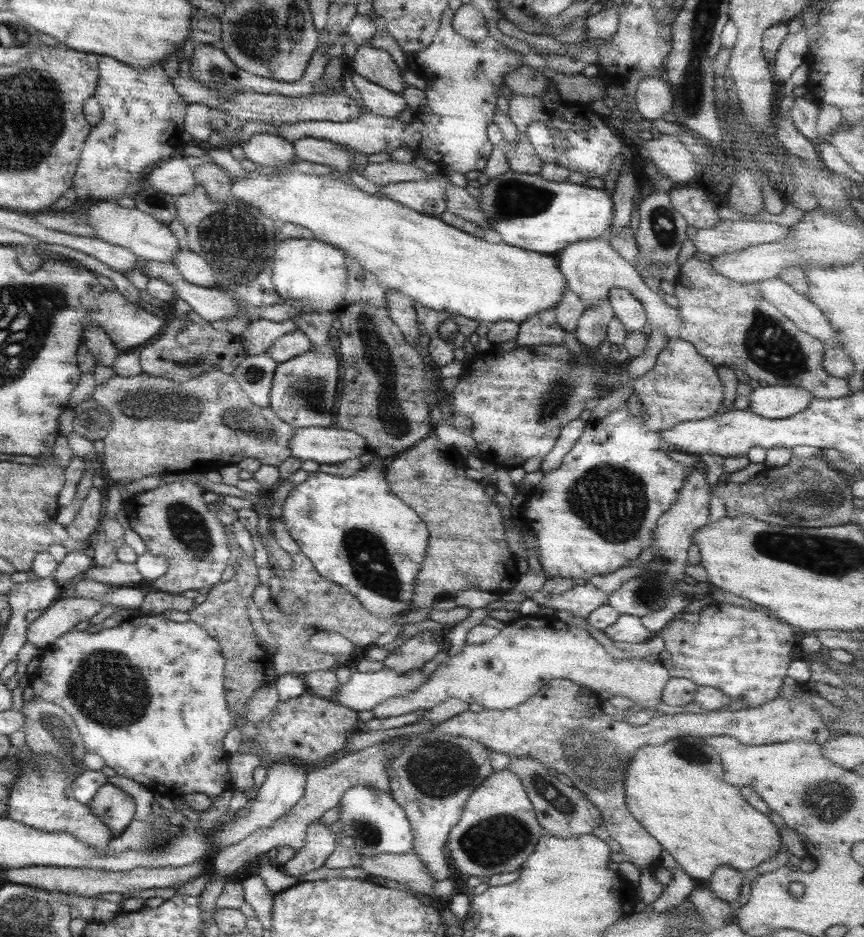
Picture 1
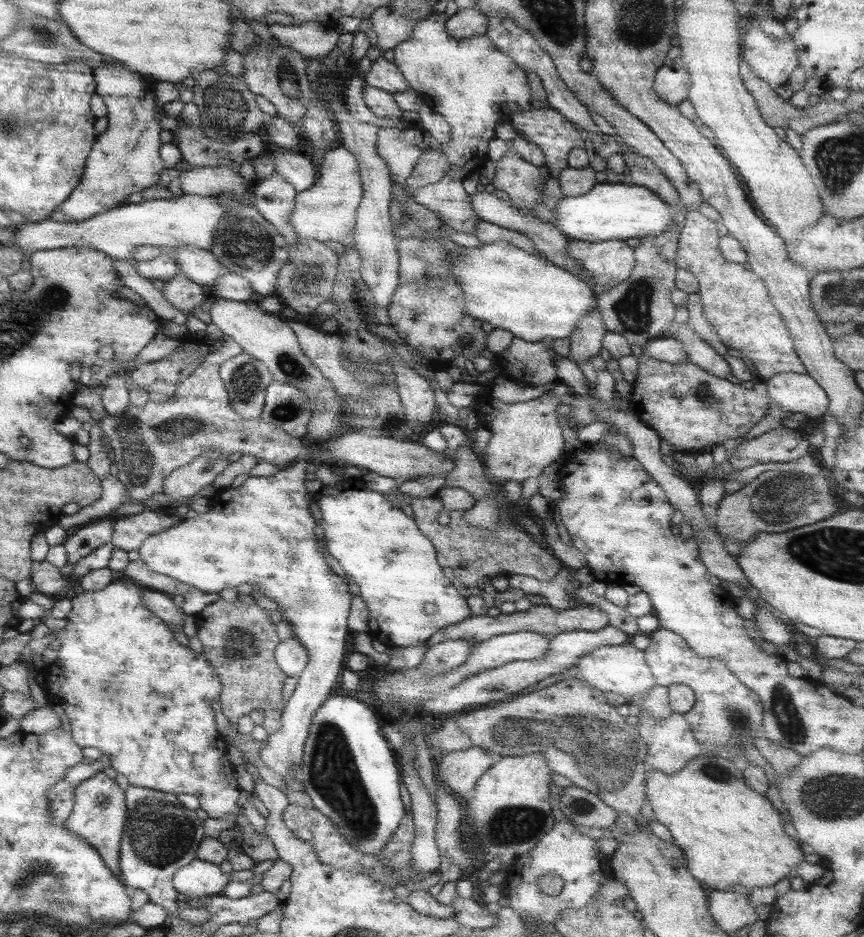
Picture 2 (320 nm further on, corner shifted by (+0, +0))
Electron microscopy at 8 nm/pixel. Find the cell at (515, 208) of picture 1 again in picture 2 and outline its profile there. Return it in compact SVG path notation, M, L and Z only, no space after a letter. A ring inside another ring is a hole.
M606 182L596 183L593 188L577 196L563 196L553 211L556 216L553 226L569 240L583 242L657 236L670 227L675 213L673 207L649 189L635 184Z

